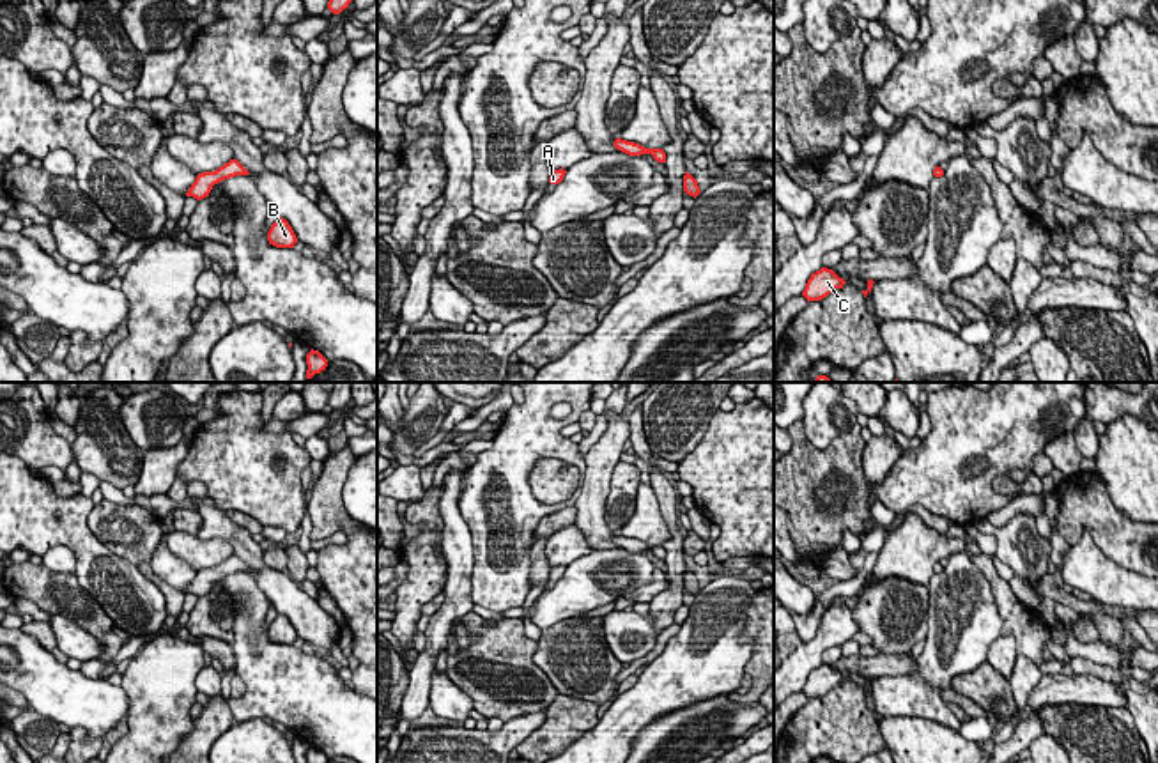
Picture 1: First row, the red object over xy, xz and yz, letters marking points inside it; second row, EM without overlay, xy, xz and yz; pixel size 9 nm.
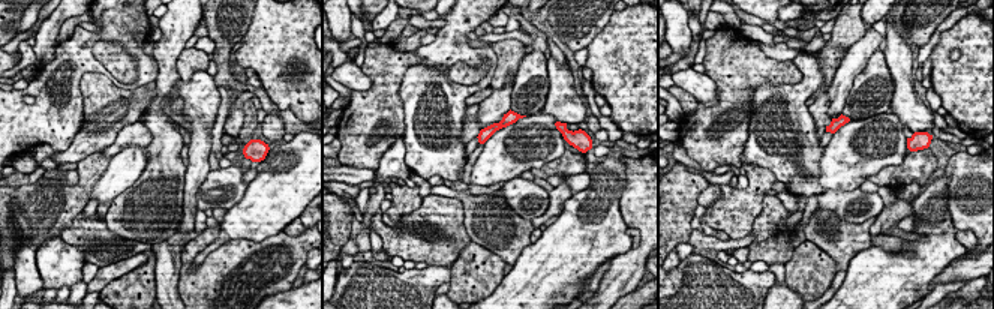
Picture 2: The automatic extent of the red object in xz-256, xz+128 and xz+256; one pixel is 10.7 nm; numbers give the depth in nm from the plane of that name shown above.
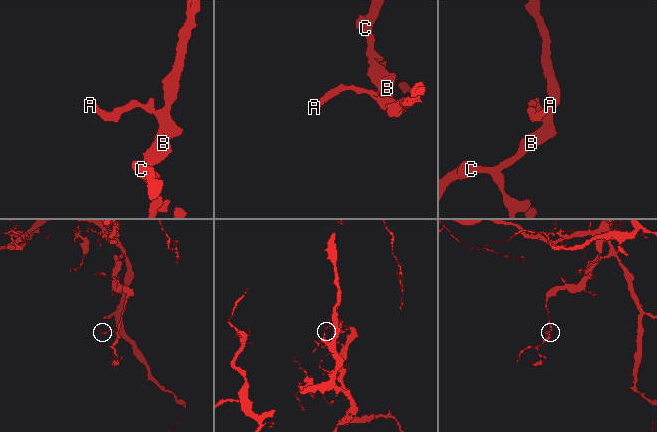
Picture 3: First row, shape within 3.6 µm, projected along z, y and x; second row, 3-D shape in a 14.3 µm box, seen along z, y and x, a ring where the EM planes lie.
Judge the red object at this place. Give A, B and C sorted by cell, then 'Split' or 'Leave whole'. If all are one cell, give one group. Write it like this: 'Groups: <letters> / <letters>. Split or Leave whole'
Groups: A / B C. Split

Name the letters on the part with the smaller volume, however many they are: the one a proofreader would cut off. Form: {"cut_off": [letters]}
{"cut_off": ["A"]}

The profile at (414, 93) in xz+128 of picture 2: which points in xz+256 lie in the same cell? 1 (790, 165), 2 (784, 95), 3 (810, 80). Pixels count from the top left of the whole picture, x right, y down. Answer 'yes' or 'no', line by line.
1: yes
2: yes
3: yes

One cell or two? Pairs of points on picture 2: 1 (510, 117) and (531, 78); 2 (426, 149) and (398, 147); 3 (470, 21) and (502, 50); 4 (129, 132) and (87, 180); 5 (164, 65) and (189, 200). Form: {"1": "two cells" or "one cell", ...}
{"1": "one cell", "2": "two cells", "3": "two cells", "4": "two cells", "5": "two cells"}

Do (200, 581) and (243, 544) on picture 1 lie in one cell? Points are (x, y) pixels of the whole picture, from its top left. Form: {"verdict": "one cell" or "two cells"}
{"verdict": "two cells"}

